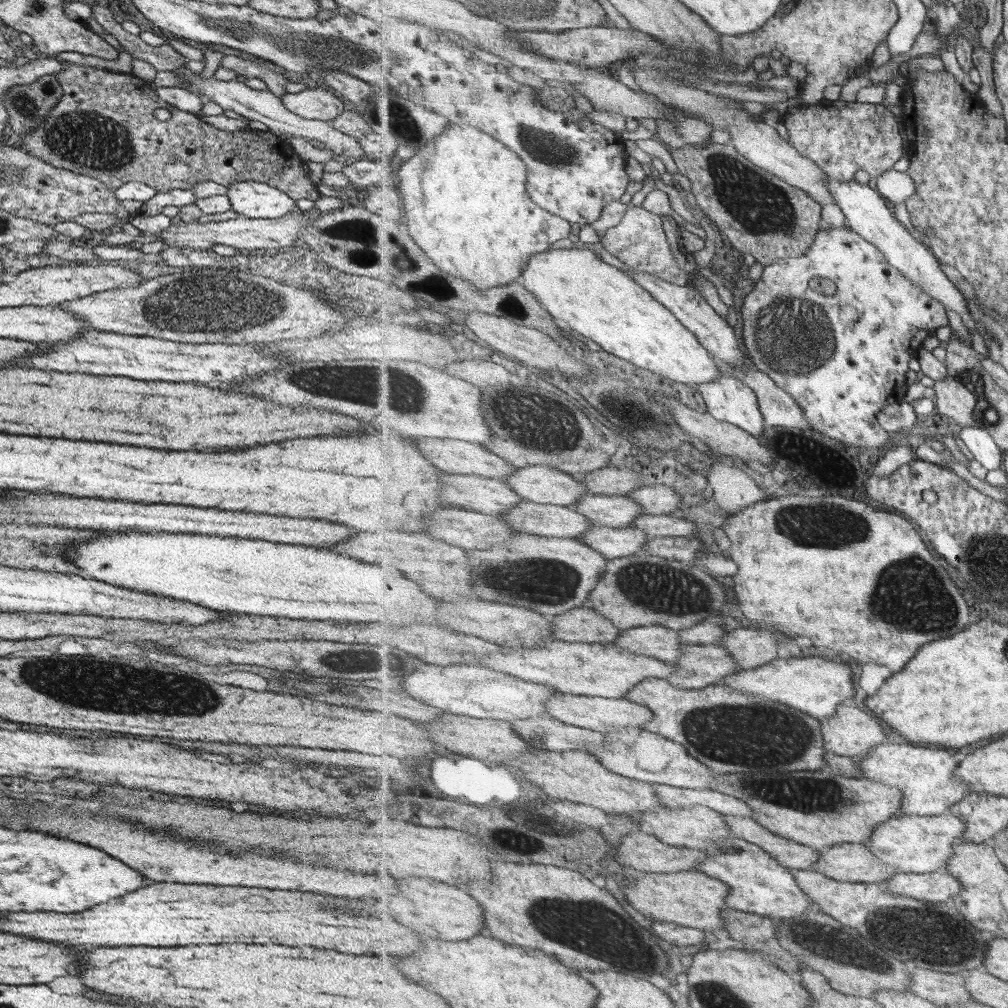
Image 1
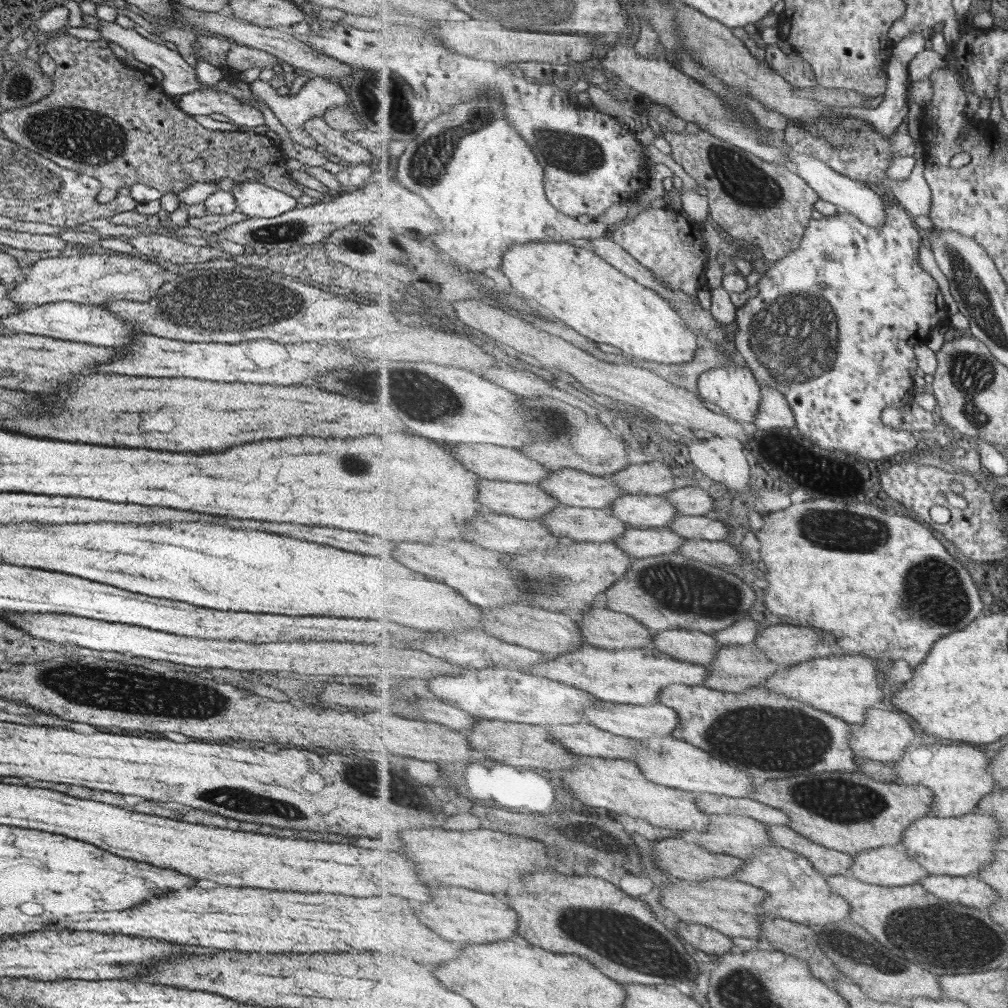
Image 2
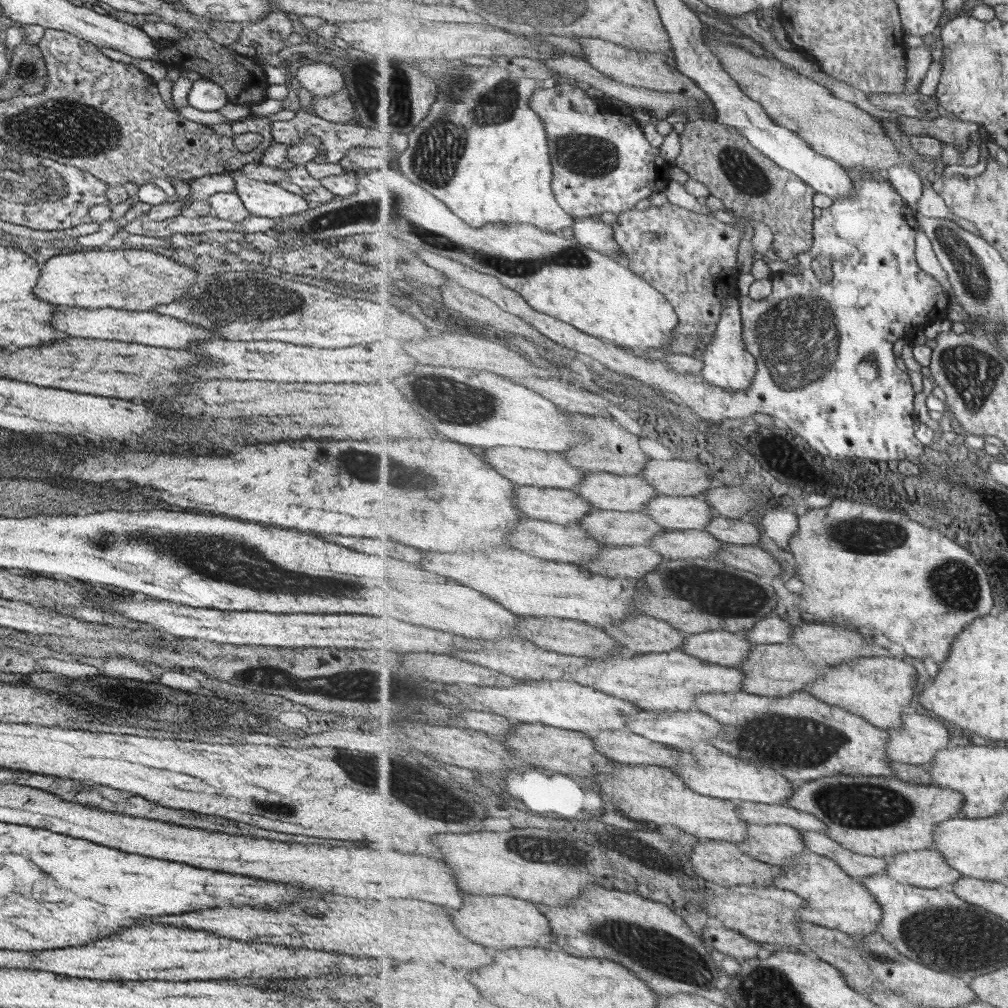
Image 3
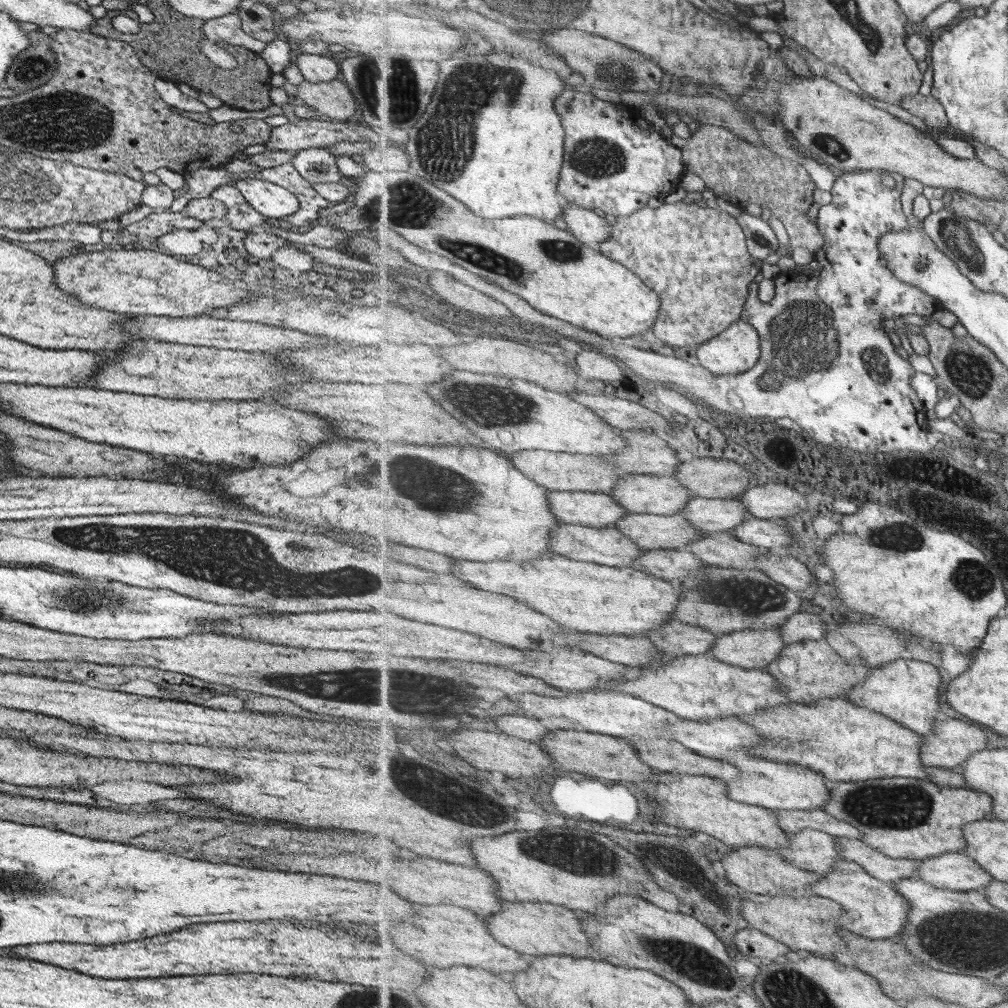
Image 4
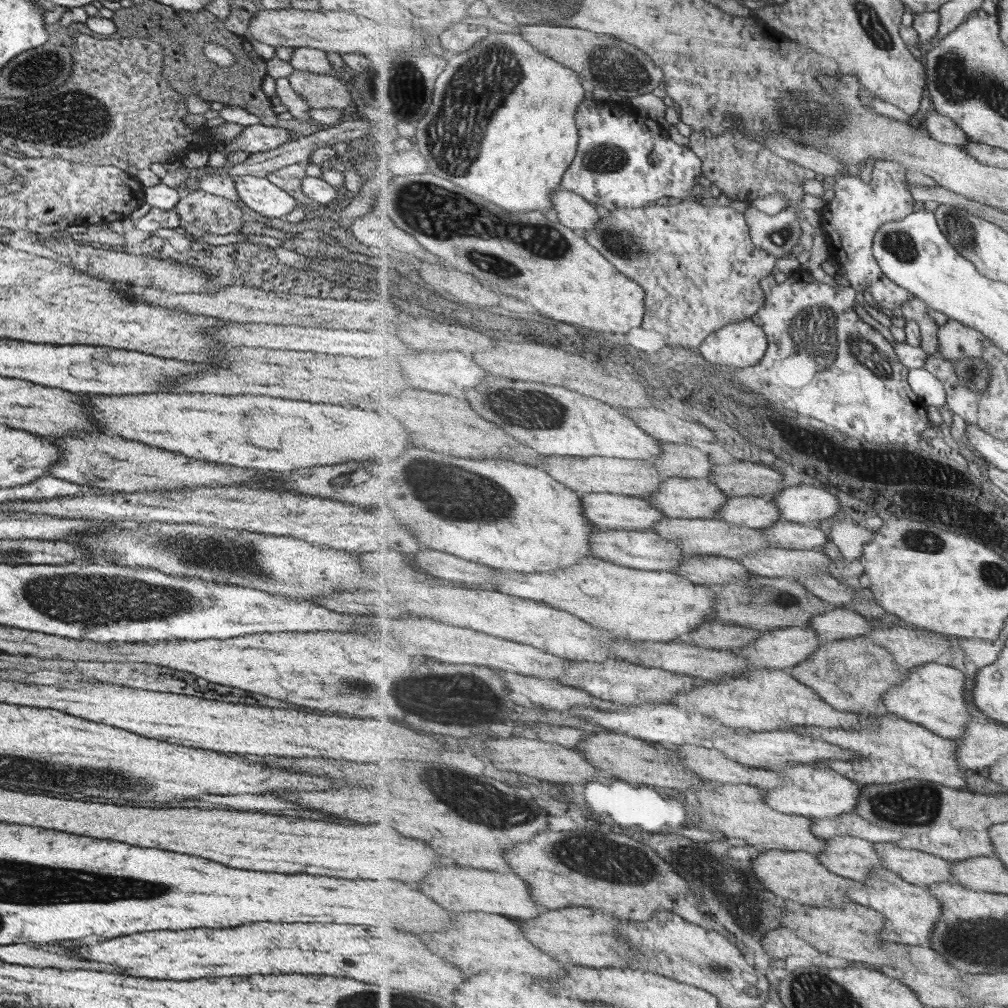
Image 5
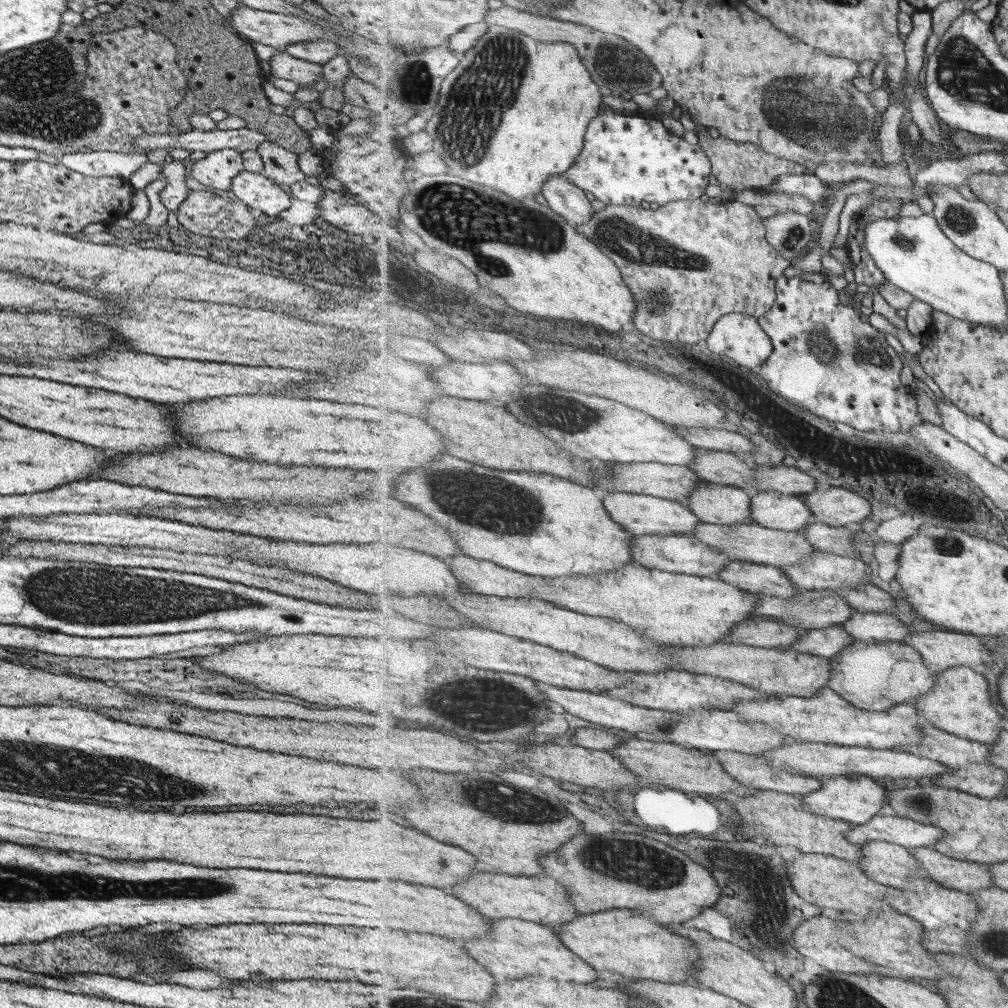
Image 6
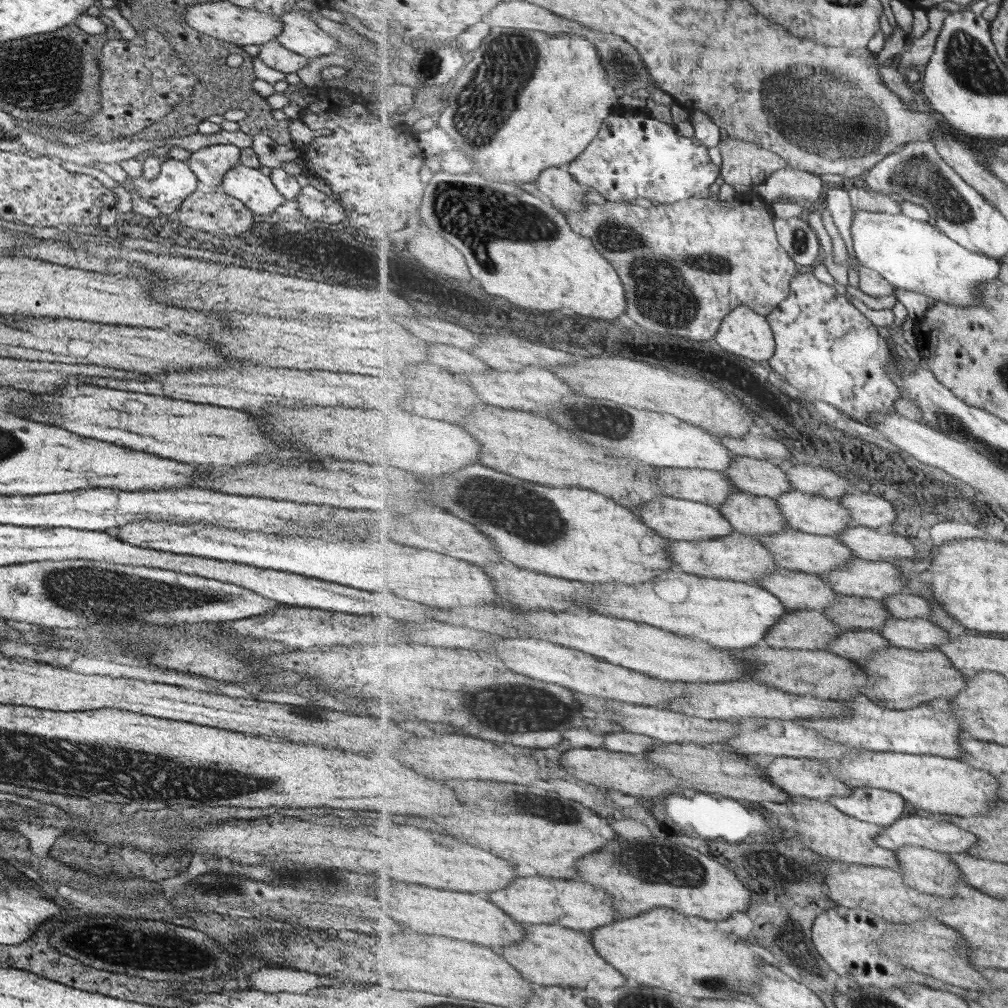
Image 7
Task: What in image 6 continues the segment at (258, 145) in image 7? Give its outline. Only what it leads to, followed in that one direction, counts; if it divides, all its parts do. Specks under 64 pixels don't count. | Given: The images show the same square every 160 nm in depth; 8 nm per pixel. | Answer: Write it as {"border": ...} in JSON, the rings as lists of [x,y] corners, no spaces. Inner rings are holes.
{"border":[[[261,142],[256,152],[263,164],[261,174],[276,185],[289,186],[304,180],[305,175],[297,165],[297,155],[271,142]]]}

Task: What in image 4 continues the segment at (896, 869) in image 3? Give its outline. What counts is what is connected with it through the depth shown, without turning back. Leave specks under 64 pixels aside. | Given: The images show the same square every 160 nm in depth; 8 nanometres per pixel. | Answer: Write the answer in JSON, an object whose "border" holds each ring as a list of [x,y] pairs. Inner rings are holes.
{"border":[[[951,852],[920,861],[917,878],[937,888],[956,891],[983,890],[996,880],[967,852]]]}

